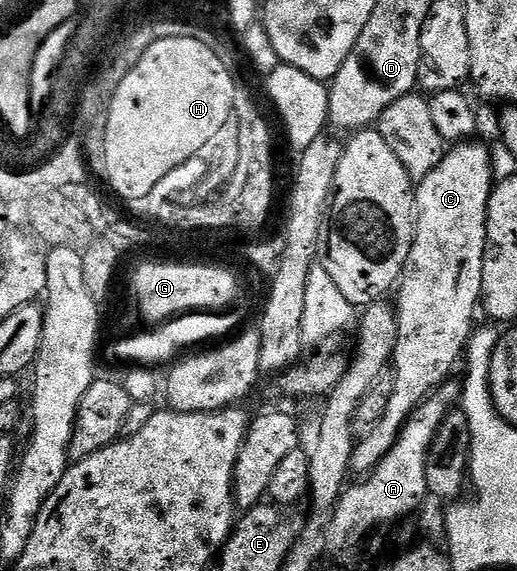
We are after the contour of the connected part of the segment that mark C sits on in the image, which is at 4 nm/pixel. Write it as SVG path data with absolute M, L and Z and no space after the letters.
M462 141L456 145L450 146L446 150L444 157L439 161L439 165L435 169L431 169L431 173L427 173L425 179L420 180L415 187L415 226L413 229L413 244L409 250L409 256L405 262L404 269L401 270L401 278L399 286L396 288L397 303L395 302L395 310L397 313L397 344L393 350L393 358L391 360L391 382L393 384L393 392L391 393L391 401L387 401L387 413L383 413L383 417L377 423L377 426L371 430L364 432L360 436L359 442L354 446L353 456L351 457L351 468L354 472L362 471L368 473L374 471L379 465L379 461L383 461L383 457L387 457L387 453L395 445L397 434L401 431L402 425L411 417L411 413L421 402L432 395L442 383L450 378L449 375L453 371L453 366L457 363L457 358L466 354L469 346L469 336L475 330L475 322L473 323L473 314L479 311L481 302L481 285L483 283L483 261L485 260L485 241L487 239L487 209L489 208L489 195L495 186L495 178L493 179L493 163L489 160L489 151L483 144L478 141Z

